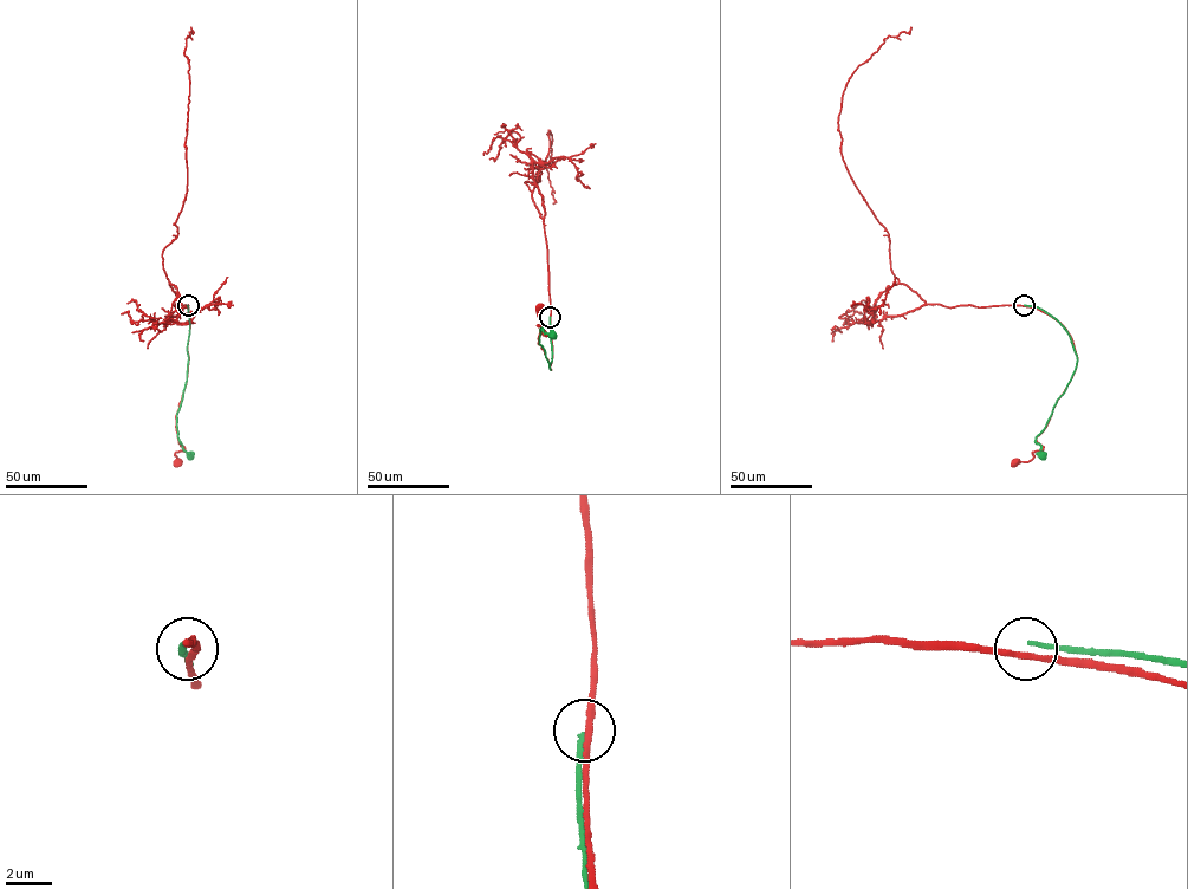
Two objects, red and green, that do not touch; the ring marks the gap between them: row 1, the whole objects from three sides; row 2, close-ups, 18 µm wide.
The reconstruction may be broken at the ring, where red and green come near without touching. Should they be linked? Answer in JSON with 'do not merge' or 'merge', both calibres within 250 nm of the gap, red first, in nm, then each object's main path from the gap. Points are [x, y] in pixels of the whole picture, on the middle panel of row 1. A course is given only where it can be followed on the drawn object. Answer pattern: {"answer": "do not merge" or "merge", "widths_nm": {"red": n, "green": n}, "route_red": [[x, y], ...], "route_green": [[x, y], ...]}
{"answer": "do not merge", "widths_nm": {"red": 280, "green": 200}, "route_red": [[550, 317], [551, 370], [538, 343], [540, 329], [546, 335], [537, 325], [540, 324], [539, 307]], "route_green": [[550, 317], [550, 370], [539, 344], [540, 329], [554, 335]]}

